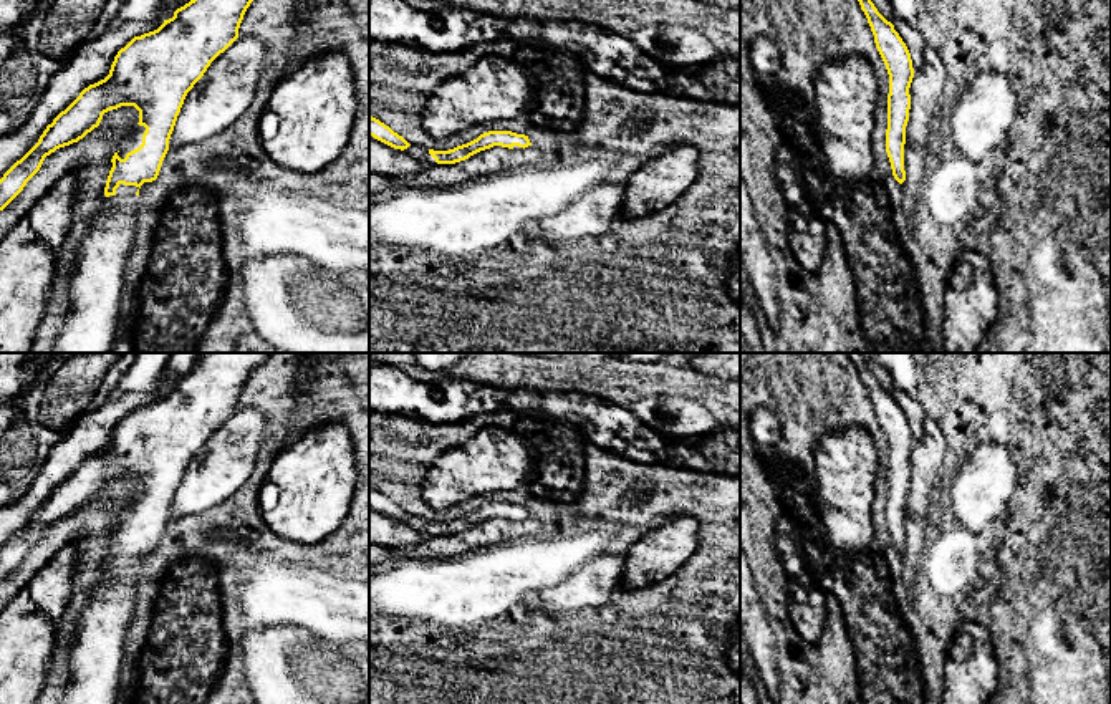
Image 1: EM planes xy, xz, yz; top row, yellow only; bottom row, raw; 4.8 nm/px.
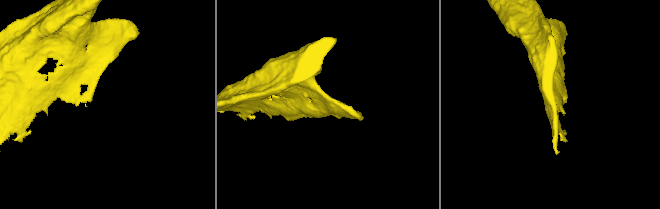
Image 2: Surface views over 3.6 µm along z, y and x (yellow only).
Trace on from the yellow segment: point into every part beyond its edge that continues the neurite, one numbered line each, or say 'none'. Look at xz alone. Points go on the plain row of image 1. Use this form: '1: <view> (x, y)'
1: xz (421, 524)

